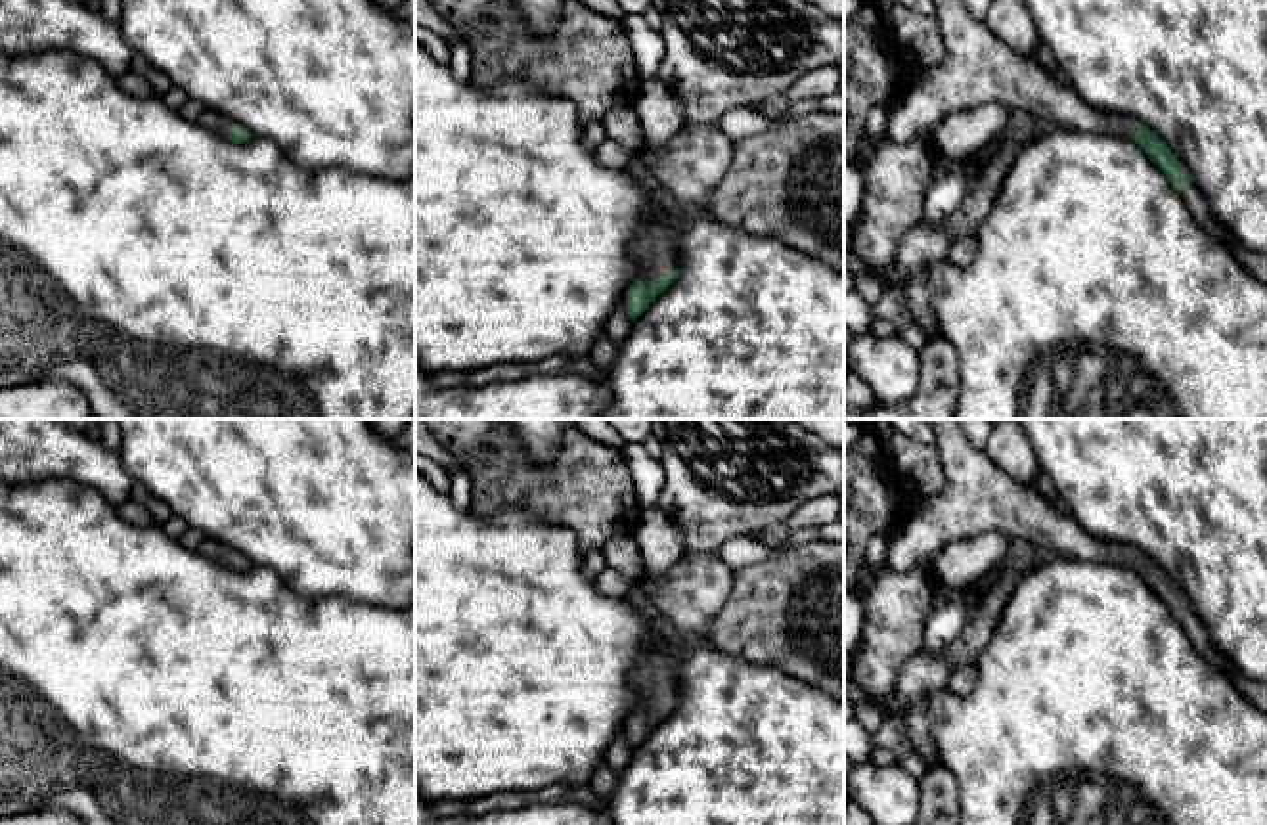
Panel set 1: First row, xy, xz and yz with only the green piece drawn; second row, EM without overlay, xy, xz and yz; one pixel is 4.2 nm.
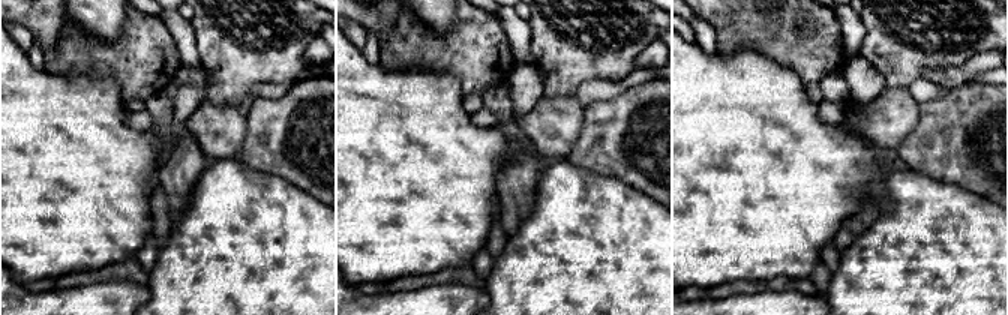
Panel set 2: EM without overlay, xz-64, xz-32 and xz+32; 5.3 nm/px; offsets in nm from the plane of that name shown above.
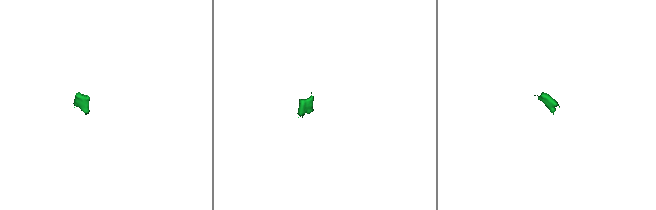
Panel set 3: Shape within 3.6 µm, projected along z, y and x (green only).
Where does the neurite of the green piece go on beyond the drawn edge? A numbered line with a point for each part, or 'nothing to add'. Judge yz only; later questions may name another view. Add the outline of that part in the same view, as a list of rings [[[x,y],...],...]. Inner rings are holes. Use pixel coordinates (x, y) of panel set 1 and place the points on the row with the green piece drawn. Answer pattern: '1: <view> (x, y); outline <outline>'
1: yz (977, 67); outline [[[934,0],[945,42],[945,57],[926,69],[924,77],[886,115],[884,136],[909,144],[921,132],[934,130],[951,111],[974,109],[988,101],[1003,101],[1039,119],[1045,126],[1131,138],[1137,119],[1087,105],[1072,86],[1058,82],[1037,61],[999,42],[984,19],[970,15],[961,0]]]
2: yz (1256, 263); outline [[[1192,180],[1187,188],[1179,190],[1192,218],[1219,243],[1223,243],[1234,258],[1259,281],[1267,283],[1267,253],[1250,253],[1234,243],[1229,230],[1219,224],[1208,205],[1204,191]]]

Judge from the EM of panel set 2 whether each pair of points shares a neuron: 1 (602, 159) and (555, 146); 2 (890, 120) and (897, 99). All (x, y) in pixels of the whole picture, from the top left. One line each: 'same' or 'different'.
1: different
2: same

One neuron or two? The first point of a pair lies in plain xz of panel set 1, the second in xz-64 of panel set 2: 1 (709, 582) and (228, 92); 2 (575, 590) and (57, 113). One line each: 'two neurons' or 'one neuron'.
1: two neurons
2: one neuron

